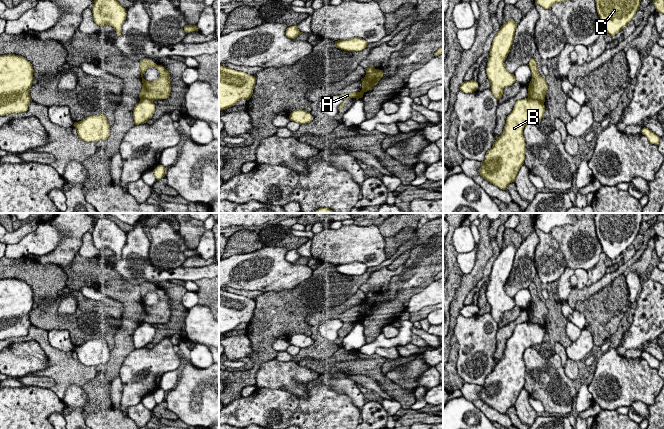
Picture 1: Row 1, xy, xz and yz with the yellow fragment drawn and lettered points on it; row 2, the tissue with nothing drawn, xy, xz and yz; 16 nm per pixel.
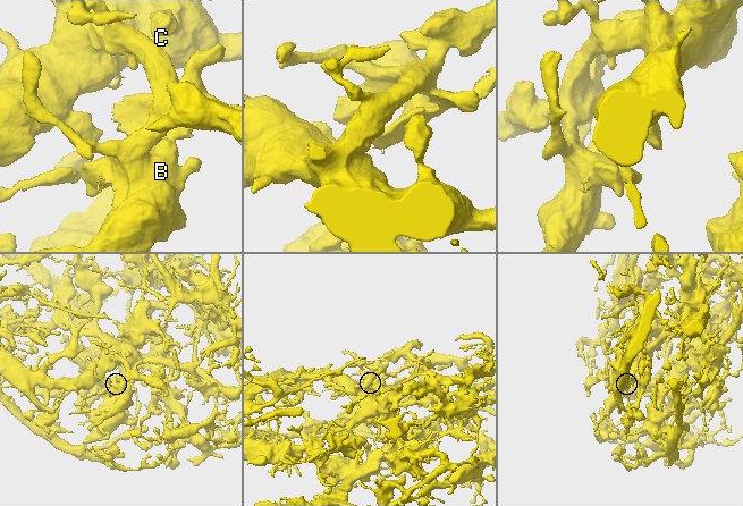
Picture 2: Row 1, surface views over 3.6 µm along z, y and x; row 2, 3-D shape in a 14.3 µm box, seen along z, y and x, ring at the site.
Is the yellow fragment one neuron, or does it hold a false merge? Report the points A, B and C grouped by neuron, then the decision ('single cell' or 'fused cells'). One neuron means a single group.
groups A / B C; fused cells

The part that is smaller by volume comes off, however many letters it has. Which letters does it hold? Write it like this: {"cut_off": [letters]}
{"cut_off": ["A"]}

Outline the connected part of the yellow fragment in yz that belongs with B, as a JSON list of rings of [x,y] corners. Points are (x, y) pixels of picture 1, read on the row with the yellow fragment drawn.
[[[524,98],[515,103],[506,118],[503,134],[496,137],[485,160],[481,162],[478,171],[483,179],[502,190],[515,182],[525,160],[524,127],[534,121],[540,122],[544,118],[544,112],[544,103],[539,100]]]

